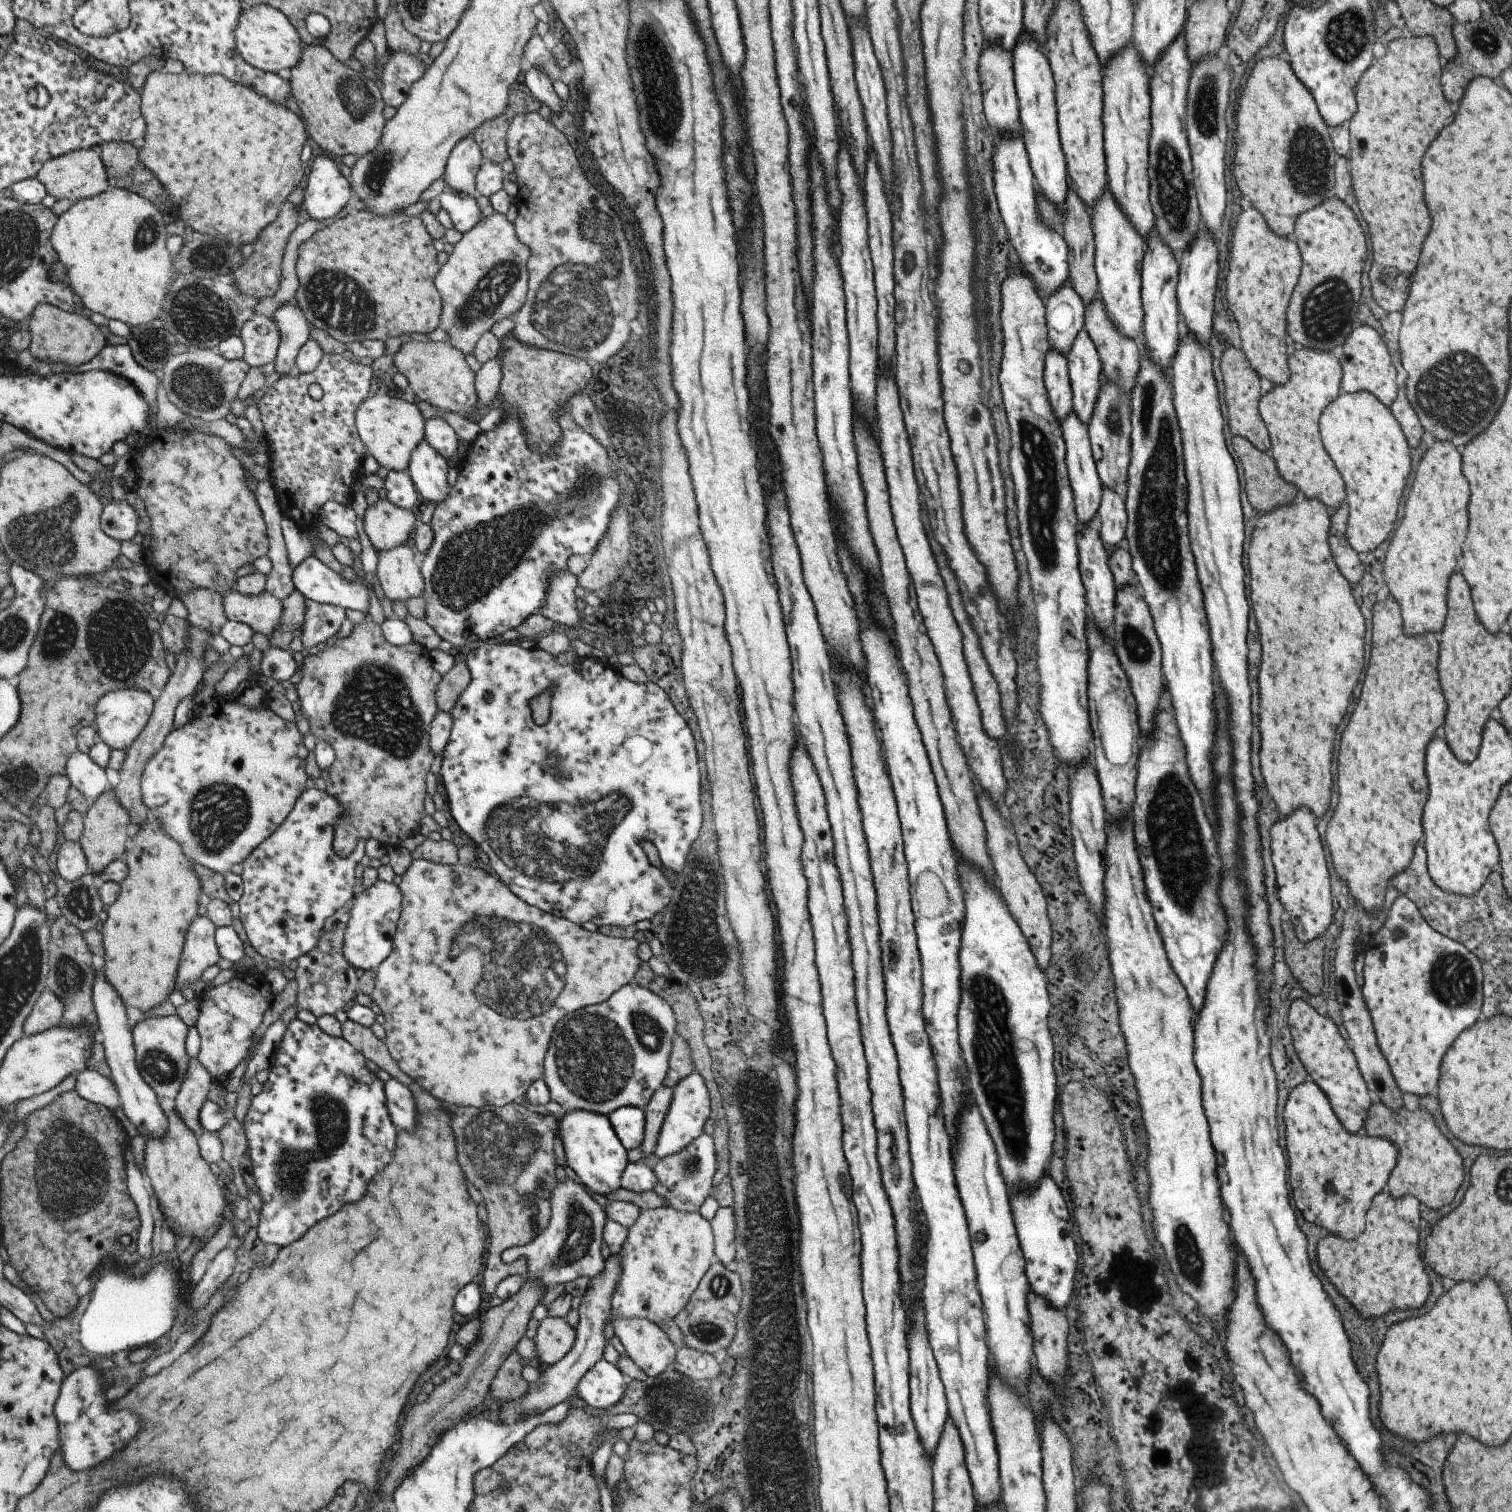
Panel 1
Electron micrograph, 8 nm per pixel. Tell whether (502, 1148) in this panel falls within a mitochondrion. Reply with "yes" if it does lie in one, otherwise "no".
yes

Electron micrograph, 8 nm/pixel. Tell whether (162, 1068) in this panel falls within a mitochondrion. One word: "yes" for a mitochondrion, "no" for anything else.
yes

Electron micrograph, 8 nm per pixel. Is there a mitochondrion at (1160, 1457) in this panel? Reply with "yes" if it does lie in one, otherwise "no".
no

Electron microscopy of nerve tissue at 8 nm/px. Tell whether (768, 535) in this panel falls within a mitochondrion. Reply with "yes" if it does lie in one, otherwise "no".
no

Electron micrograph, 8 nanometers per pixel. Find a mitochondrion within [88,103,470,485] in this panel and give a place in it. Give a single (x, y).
(337, 308)

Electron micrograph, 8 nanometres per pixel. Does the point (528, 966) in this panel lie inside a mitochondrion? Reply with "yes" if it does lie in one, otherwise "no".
yes

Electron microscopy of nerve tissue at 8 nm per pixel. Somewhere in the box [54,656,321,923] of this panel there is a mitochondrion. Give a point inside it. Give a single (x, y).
(218, 815)

